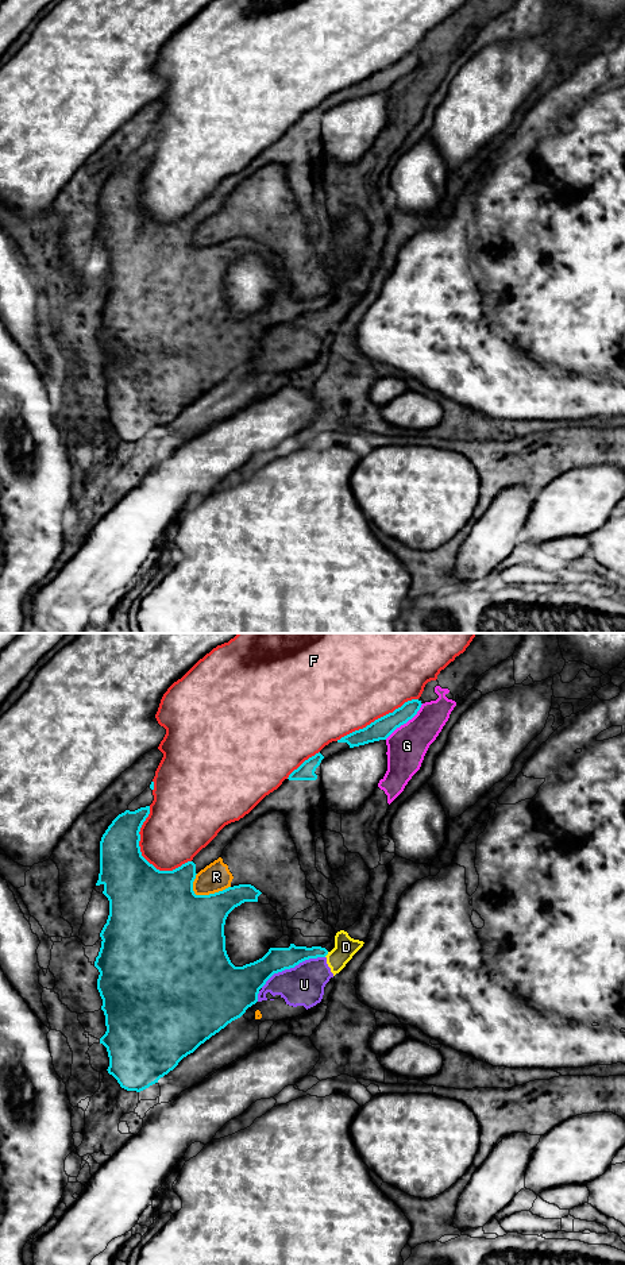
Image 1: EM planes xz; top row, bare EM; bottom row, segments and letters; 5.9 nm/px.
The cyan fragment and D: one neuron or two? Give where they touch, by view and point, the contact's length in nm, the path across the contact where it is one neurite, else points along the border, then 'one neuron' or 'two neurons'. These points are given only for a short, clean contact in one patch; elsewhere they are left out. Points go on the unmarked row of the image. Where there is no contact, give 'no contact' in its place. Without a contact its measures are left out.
xz (325, 307) | 40 nm | along xz (328, 304), (324, 308) | two neurons

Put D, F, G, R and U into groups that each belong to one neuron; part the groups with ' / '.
D G R U / F

